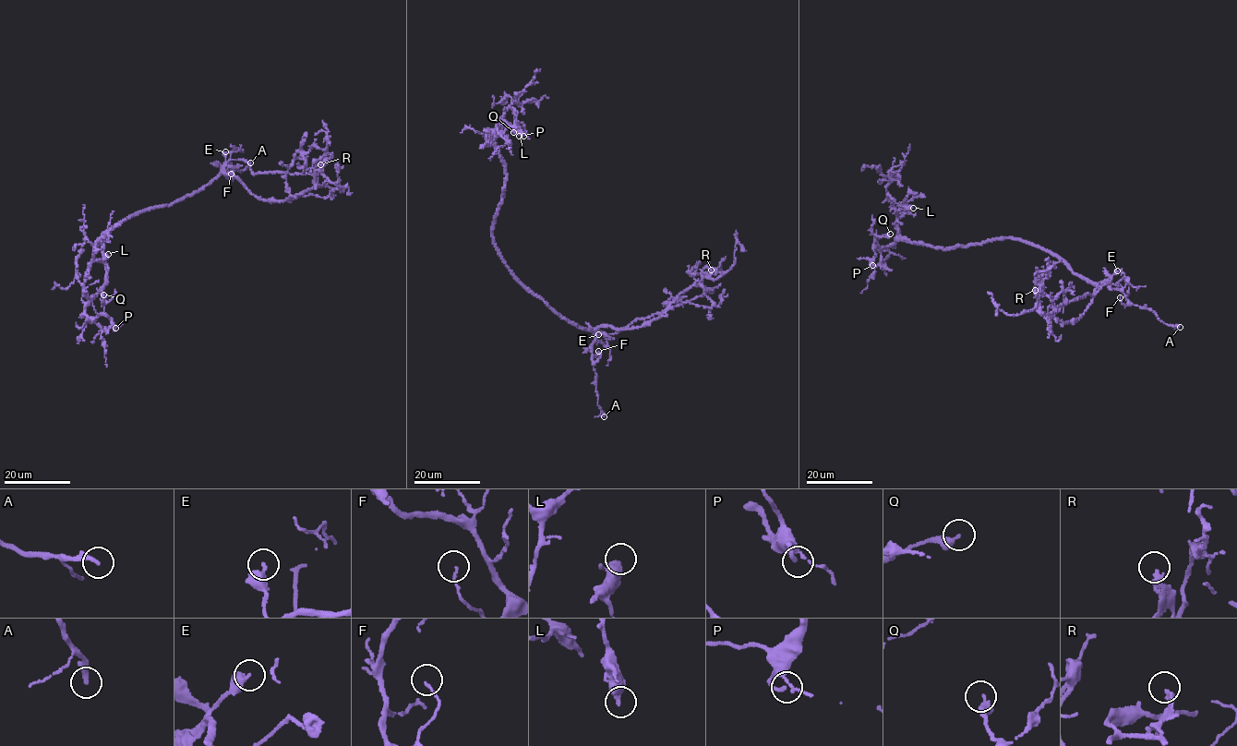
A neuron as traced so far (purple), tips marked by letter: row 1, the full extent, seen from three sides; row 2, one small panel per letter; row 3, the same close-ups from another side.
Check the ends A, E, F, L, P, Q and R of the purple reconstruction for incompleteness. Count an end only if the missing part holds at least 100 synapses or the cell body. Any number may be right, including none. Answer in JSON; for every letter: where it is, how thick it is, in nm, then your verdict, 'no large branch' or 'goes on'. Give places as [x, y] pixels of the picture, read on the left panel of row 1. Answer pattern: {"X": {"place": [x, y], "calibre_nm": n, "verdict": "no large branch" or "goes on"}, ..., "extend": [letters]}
{"A": {"place": [250, 162], "calibre_nm": 260, "verdict": "goes on"}, "E": {"place": [225, 151], "calibre_nm": 380, "verdict": "no large branch"}, "F": {"place": [231, 174], "calibre_nm": 90, "verdict": "no large branch"}, "L": {"place": [108, 254], "calibre_nm": 240, "verdict": "no large branch"}, "P": {"place": [115, 328], "calibre_nm": 170, "verdict": "no large branch"}, "Q": {"place": [103, 294], "calibre_nm": 320, "verdict": "no large branch"}, "R": {"place": [320, 164], "calibre_nm": 190, "verdict": "no large branch"}, "extend": ["A"]}

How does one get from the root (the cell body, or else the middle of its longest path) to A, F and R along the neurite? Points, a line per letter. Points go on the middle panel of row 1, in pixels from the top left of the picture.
A: (533, 294), (570, 321), (595, 332), (591, 358), (596, 375), (598, 405), (604, 416)
F: (533, 294), (570, 321), (594, 331), (592, 353), (594, 362), (600, 356), (598, 351)
R: (533, 294), (580, 327), (633, 329), (659, 318), (679, 294), (700, 285), (702, 277), (708, 278), (711, 270)

